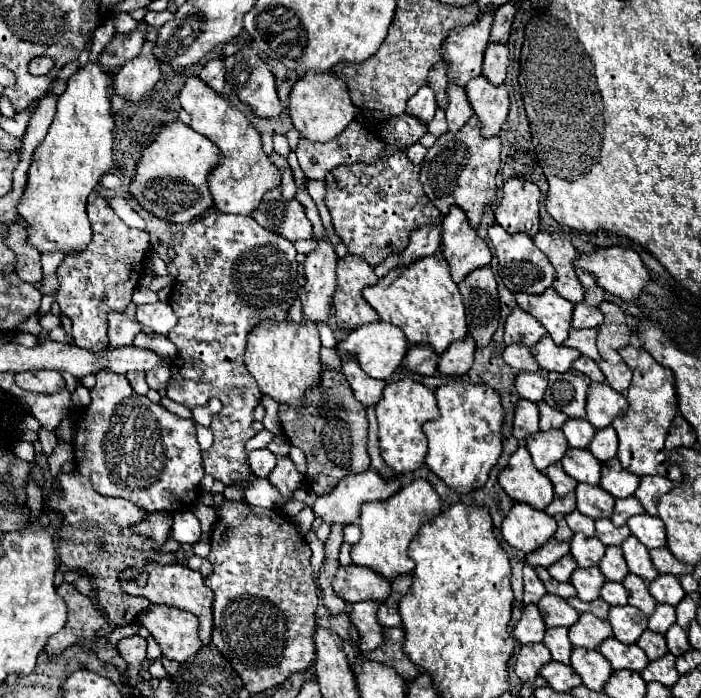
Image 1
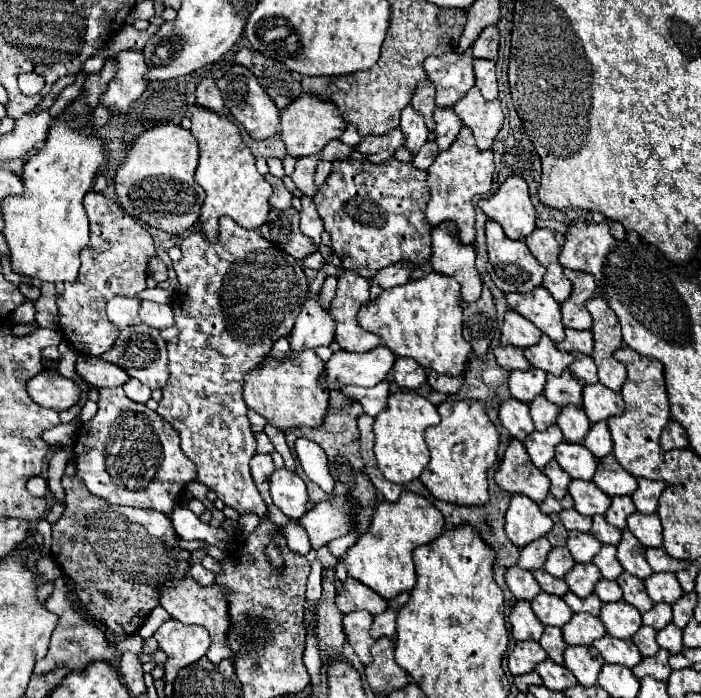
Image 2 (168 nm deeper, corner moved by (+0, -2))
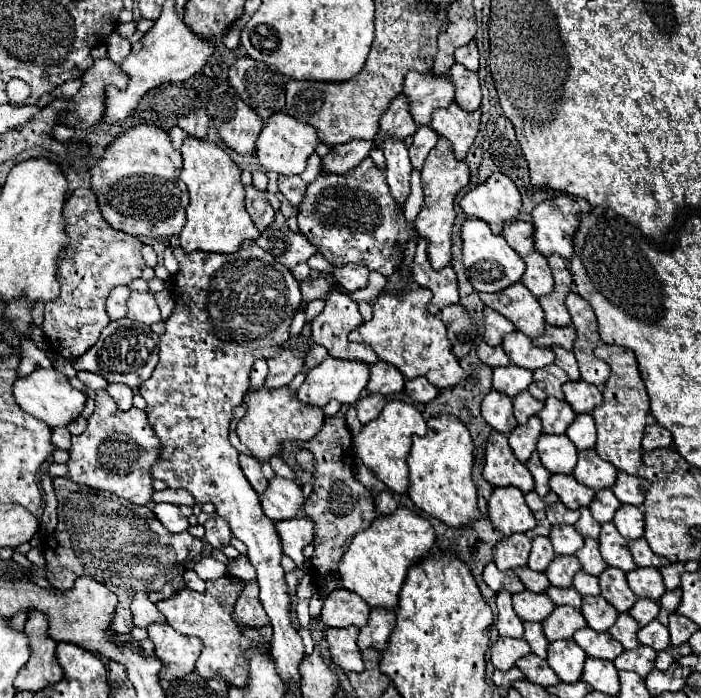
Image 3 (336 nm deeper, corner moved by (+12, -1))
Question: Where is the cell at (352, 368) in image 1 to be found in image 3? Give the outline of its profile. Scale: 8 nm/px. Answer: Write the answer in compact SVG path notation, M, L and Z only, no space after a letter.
M378 393L362 395L362 397L356 401L356 411L358 411L360 423L366 425L368 421L376 419L376 415L380 415L384 403L386 403L386 397L384 397L384 395L378 395Z

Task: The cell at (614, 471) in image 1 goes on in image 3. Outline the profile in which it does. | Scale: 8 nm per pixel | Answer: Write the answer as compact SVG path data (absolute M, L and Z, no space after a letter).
M594 449L578 453L578 465L574 469L574 477L586 487L594 491L610 489L616 481L616 475L618 471L612 467L612 463L602 461Z

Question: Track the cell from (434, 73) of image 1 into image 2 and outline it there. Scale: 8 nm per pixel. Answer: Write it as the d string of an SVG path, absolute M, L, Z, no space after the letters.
M424 80L416 86L412 102L410 102L410 106L414 110L420 110L420 114L424 114L424 120L426 120L426 126L428 126L430 132L434 130L434 118L432 118L432 114L434 114L434 94L436 94L436 90L434 90L432 82Z

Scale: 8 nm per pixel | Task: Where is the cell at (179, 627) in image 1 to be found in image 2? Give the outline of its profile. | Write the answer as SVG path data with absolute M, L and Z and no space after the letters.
M174 618L164 622L156 630L154 638L158 646L168 654L168 660L164 664L166 682L174 682L178 676L178 670L206 656L210 646L208 632L202 626L186 626Z

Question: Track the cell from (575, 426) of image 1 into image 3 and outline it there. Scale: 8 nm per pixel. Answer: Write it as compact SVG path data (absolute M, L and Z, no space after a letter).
M548 397L548 401L544 401L544 409L538 413L538 417L544 425L544 433L564 435L568 425L576 419L576 413L572 411L572 407L566 401Z

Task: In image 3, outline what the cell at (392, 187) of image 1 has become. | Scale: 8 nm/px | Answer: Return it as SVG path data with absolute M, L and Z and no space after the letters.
M368 157L356 169L348 173L320 173L314 183L308 185L304 201L298 205L298 225L302 235L310 239L310 243L326 257L332 267L344 267L348 263L358 263L368 267L370 271L378 271L382 275L392 275L404 261L406 243L418 239L418 233L412 225L406 223L404 211L396 203L386 183L386 171L378 169L374 161Z

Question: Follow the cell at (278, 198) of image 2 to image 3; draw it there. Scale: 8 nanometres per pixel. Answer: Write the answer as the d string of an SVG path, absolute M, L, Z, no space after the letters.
M254 185L246 187L246 211L260 231L264 231L266 225L274 221L274 209L266 199L266 191L256 189Z

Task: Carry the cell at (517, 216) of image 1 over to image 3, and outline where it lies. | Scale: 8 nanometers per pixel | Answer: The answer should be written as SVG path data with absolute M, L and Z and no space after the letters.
M492 173L486 183L478 185L474 191L462 197L460 207L468 217L478 217L486 221L492 233L500 235L506 221L518 219L522 199L510 177L502 173Z

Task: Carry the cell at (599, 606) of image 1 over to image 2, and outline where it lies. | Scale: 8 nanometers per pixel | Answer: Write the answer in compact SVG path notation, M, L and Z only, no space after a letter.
M564 594L564 602L572 608L572 612L588 612L592 616L600 614L602 600L596 594L590 594L588 598L578 598L576 594Z

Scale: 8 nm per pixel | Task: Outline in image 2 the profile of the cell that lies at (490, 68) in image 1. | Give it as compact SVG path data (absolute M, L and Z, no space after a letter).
M474 60L474 76L476 76L476 88L482 92L486 100L498 98L496 88L496 62L492 60Z

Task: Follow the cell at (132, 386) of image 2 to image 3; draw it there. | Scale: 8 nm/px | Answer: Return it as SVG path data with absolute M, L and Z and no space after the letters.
M112 383L112 385L108 385L108 389L106 389L106 391L112 395L112 399L116 401L118 409L126 411L126 409L130 409L130 407L132 407L132 397L134 397L134 393L132 393L132 389L130 389L128 385Z

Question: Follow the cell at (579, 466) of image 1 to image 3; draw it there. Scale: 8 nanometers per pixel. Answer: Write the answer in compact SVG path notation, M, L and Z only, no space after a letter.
M542 433L538 439L538 455L542 459L542 465L550 473L566 473L570 475L578 461L578 451L574 449L574 443L566 435L548 435Z

